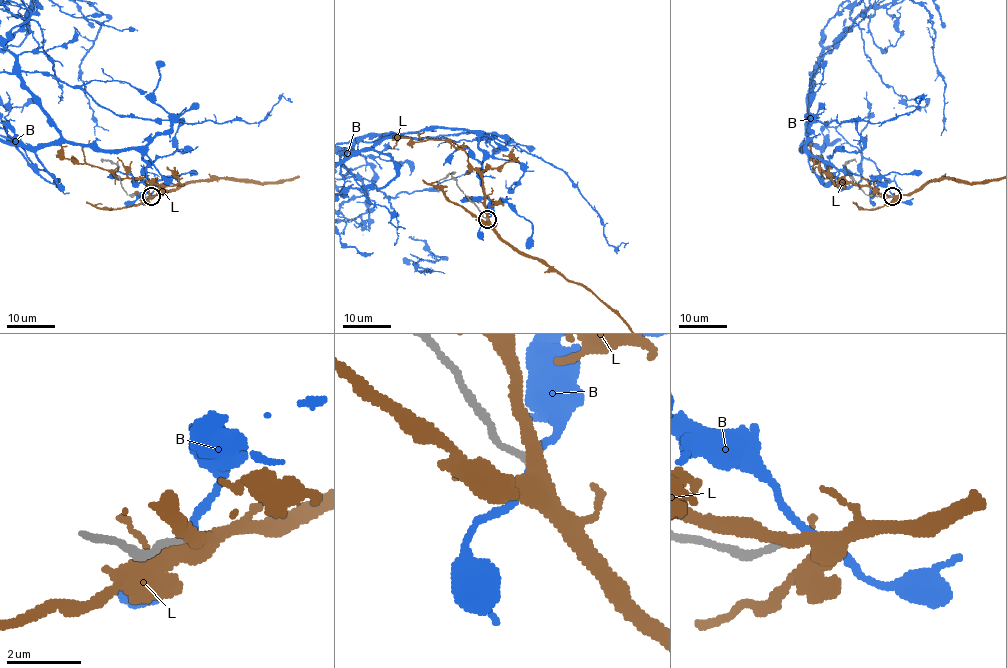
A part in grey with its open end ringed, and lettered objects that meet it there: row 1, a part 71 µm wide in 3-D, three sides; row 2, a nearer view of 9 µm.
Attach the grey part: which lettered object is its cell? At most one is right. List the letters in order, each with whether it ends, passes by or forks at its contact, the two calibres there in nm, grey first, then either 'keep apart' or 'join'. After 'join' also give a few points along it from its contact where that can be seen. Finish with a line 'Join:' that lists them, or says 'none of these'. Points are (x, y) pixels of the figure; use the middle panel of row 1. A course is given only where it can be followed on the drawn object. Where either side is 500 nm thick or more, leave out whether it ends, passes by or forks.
B: it passes by; 180 nm thick on the grey side, 190 nm on the other; keep apart
L: it passes by; 190 nm thick on the grey side, 400 nm on the other; keep apart
Join: none of these

